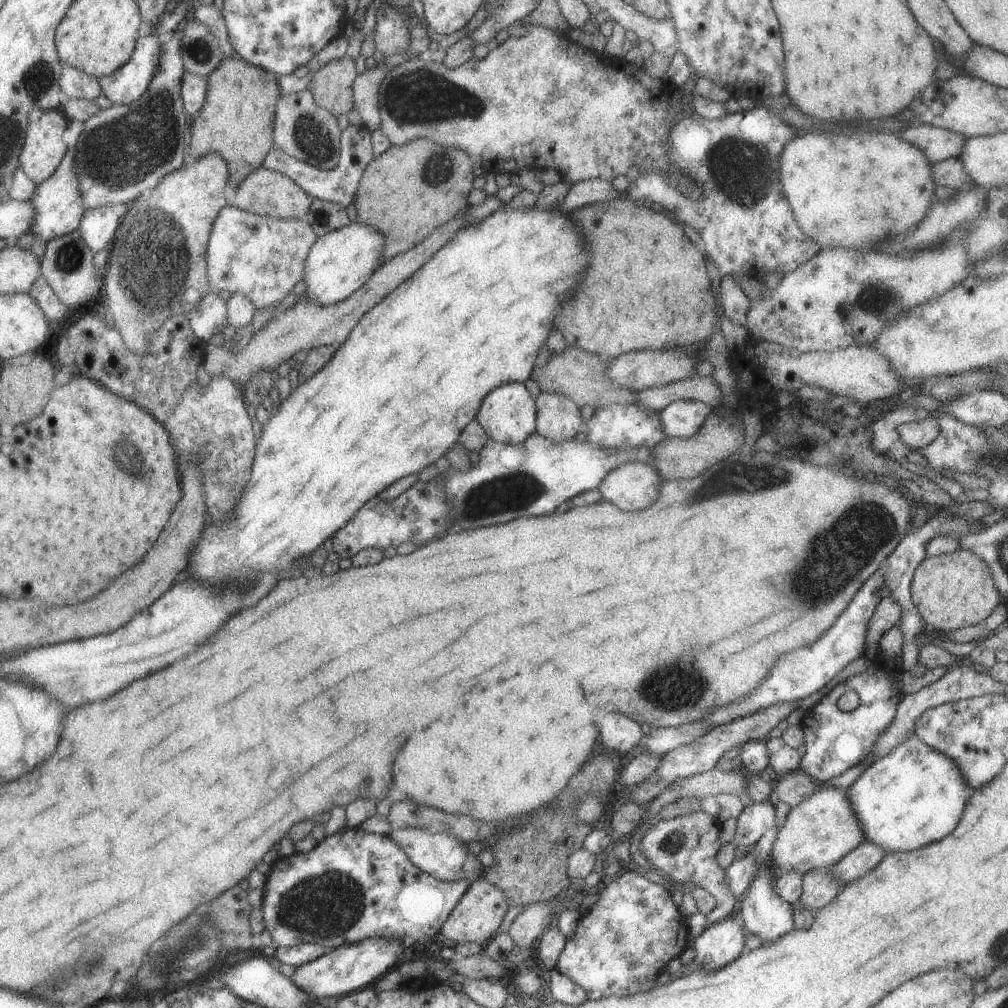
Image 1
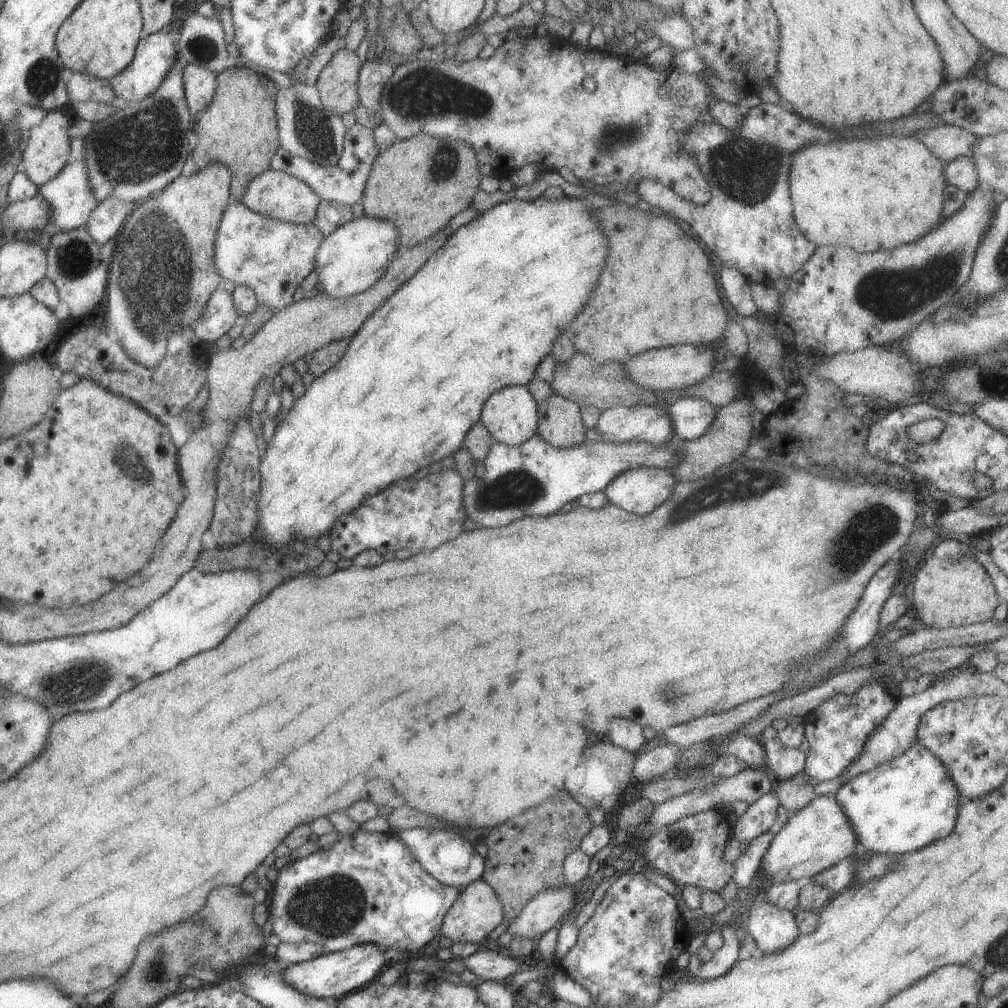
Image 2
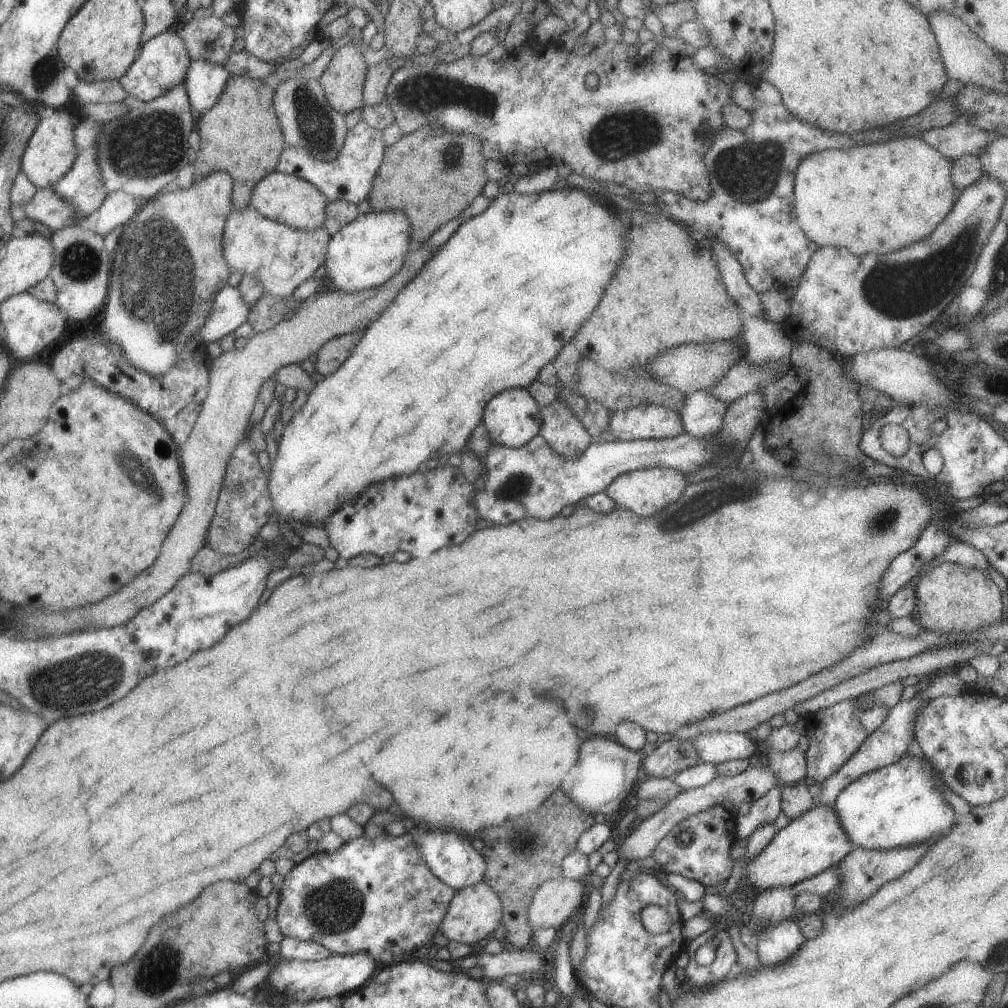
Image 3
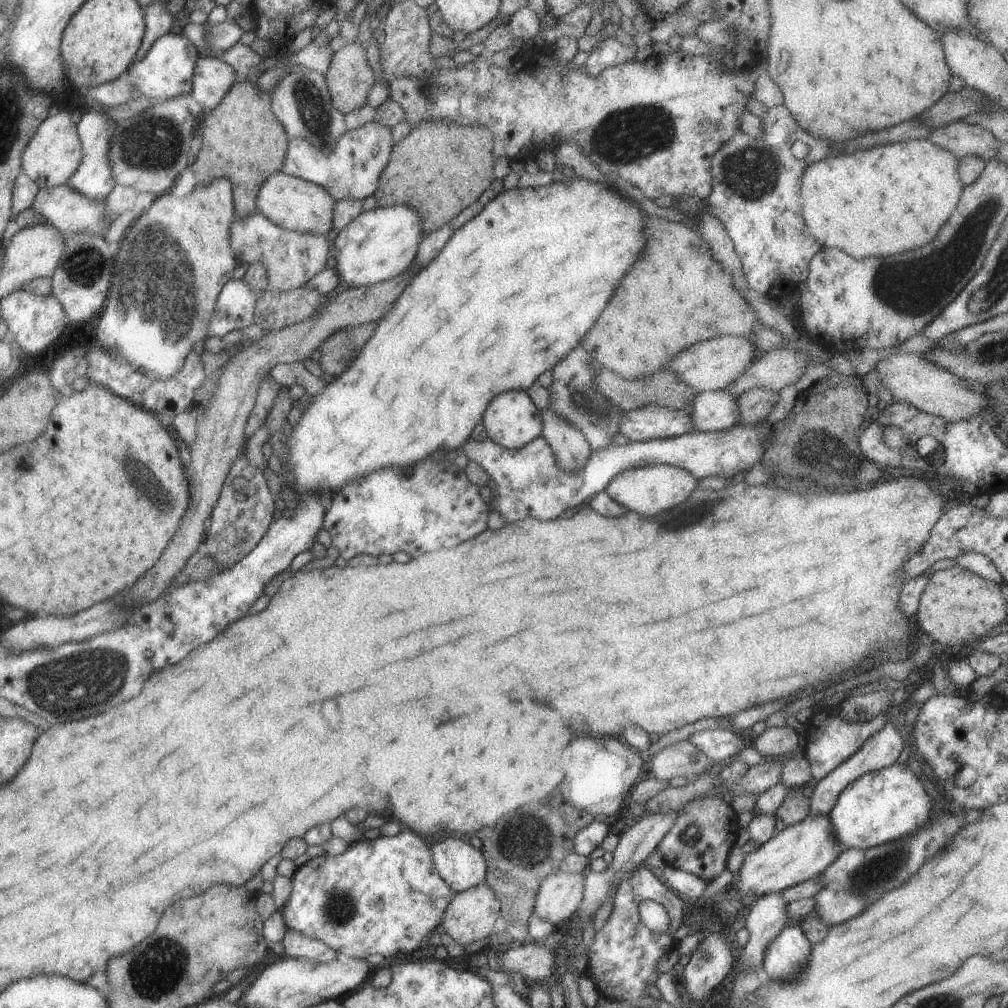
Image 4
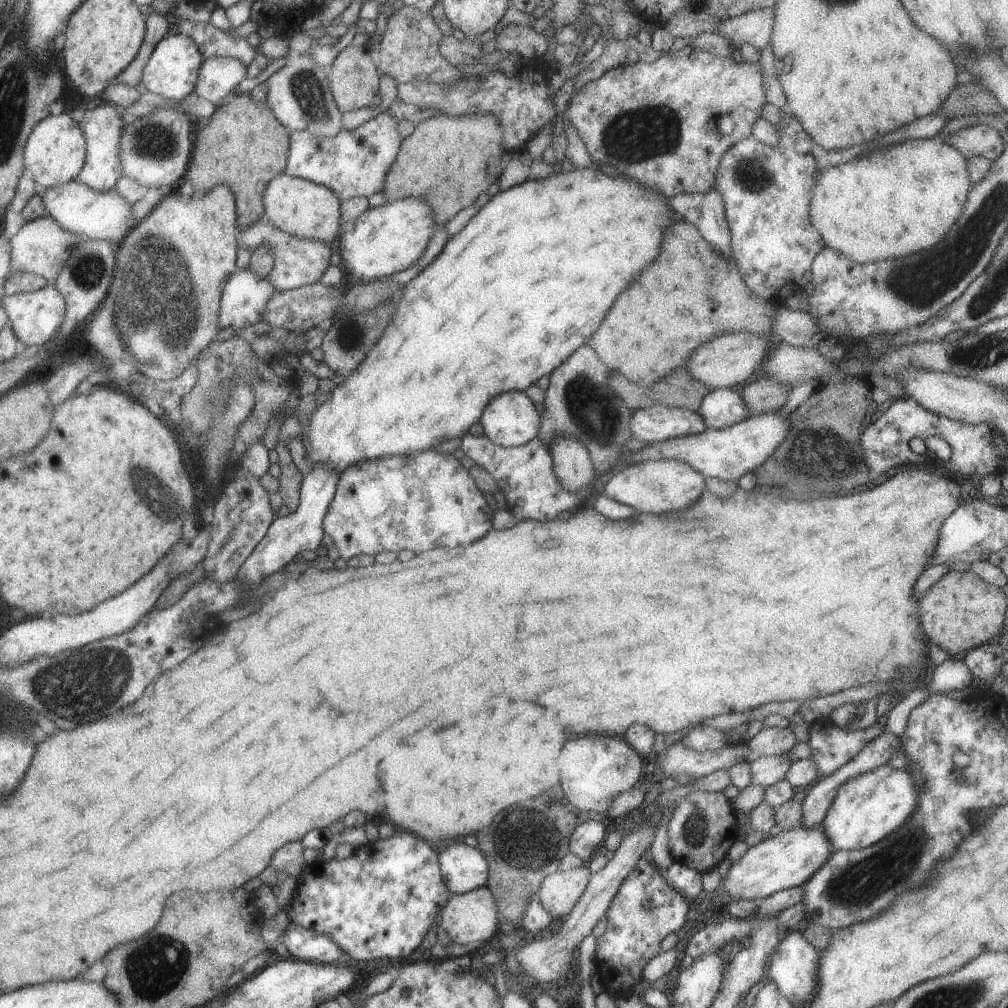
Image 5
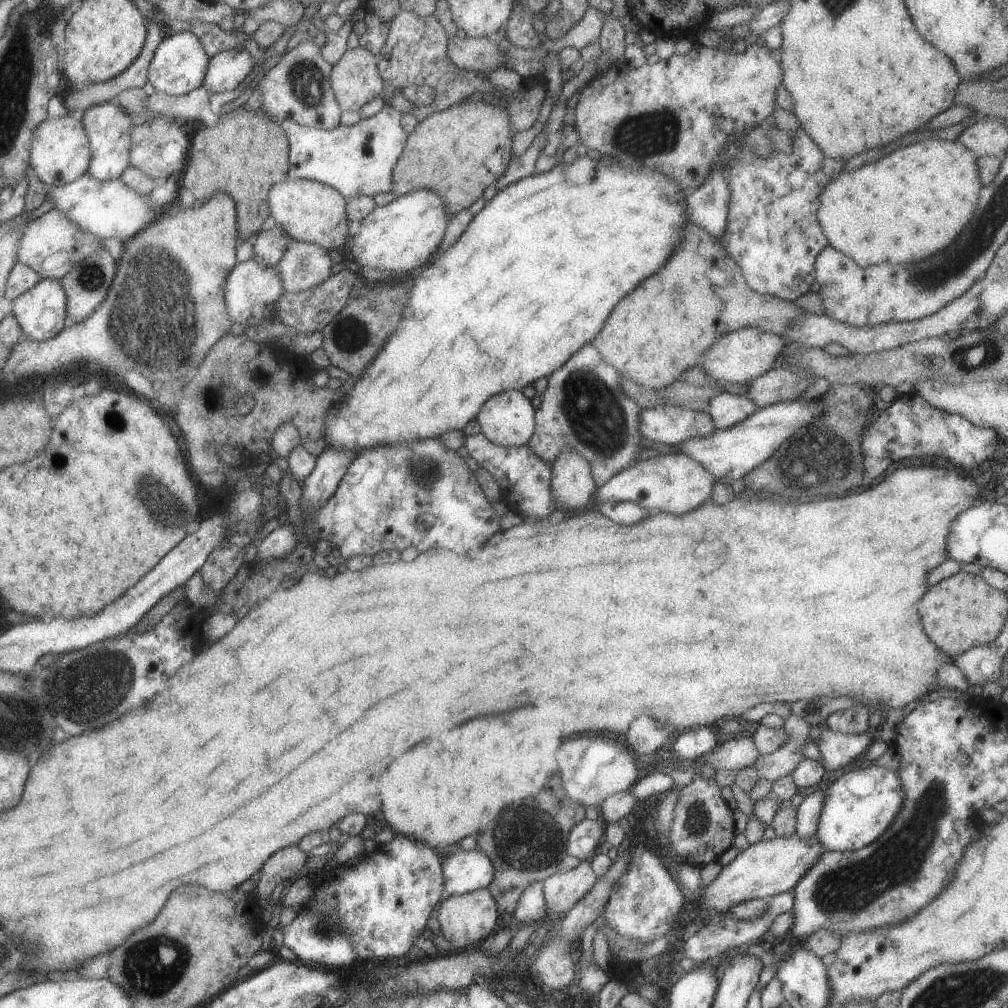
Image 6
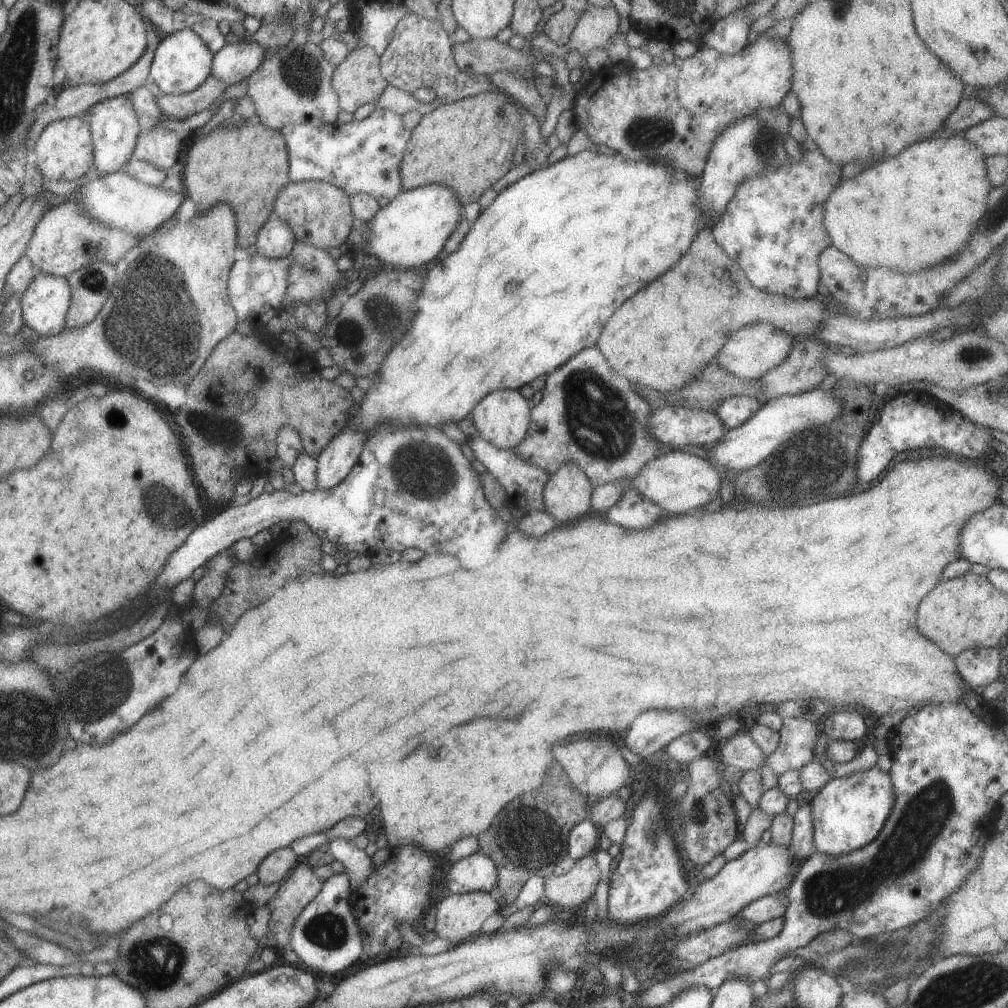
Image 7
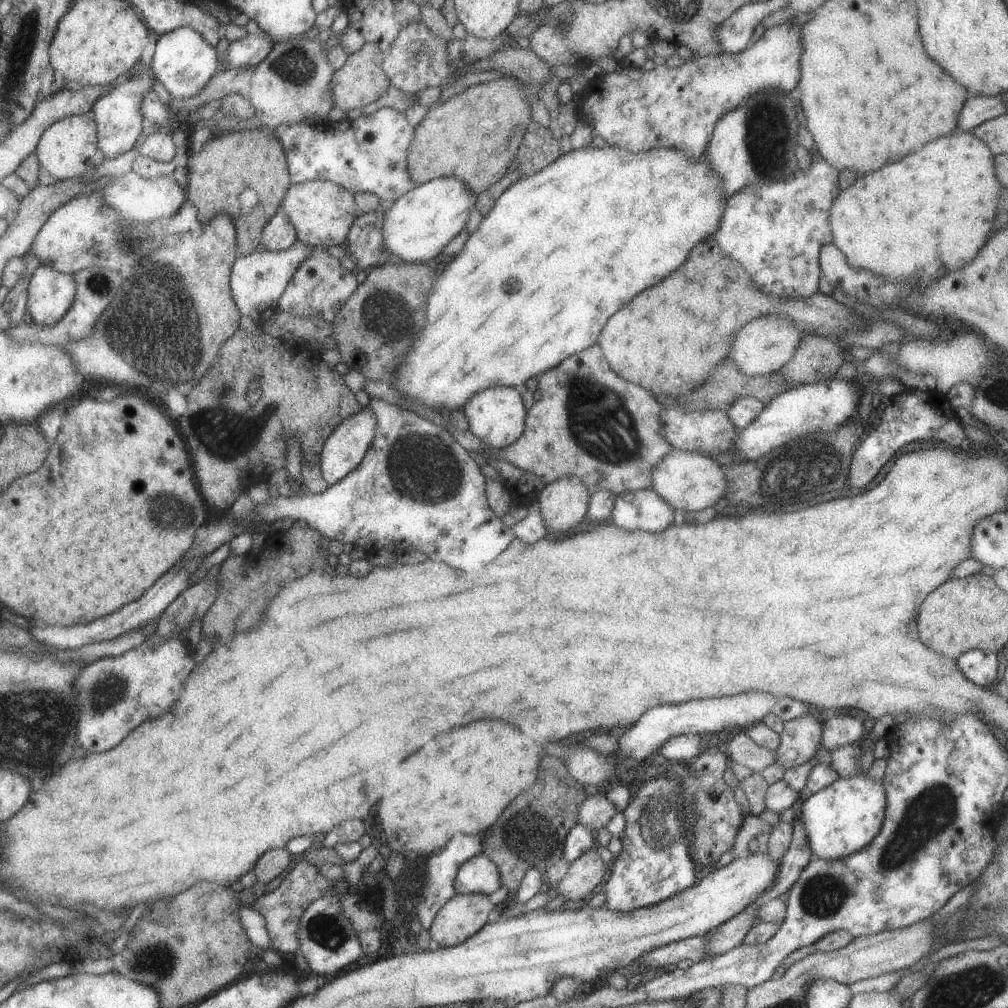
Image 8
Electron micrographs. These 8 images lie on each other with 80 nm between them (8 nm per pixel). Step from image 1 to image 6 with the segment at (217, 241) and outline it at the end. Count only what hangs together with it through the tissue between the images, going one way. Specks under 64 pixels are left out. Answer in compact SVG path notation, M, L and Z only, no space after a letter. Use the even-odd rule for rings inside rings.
M290 239L276 265L283 290L302 292L330 278L332 264L328 254L315 244Z

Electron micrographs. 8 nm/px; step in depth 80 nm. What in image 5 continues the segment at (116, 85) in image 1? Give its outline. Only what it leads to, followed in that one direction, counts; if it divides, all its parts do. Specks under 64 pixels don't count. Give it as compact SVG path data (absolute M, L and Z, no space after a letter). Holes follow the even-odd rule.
M182 33L174 36L166 35L155 44L151 56L147 58L147 62L142 69L141 83L147 92L163 96L163 100L182 101L191 92L194 92L197 70L199 70L201 60L204 60L203 56L199 54L195 42L189 36Z

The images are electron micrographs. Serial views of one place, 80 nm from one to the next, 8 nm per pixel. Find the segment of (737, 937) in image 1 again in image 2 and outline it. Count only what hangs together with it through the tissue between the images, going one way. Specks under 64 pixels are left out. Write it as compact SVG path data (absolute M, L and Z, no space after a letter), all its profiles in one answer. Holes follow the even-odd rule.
M735 923L731 926L715 926L712 932L717 932L723 938L723 944L721 948L711 952L711 958L706 962L700 962L696 952L705 946L704 941L710 933L708 930L695 935L687 944L685 952L689 955L689 964L686 968L691 976L695 976L695 980L710 980L722 976L743 957L741 945L735 934Z

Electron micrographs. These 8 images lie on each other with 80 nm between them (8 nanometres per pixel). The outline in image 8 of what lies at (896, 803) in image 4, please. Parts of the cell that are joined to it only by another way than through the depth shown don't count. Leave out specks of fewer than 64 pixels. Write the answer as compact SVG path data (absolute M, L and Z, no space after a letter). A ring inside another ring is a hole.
M867 773L839 778L812 793L801 806L801 824L812 855L822 860L843 859L861 851L877 836L885 813L885 788L881 780L871 780Z

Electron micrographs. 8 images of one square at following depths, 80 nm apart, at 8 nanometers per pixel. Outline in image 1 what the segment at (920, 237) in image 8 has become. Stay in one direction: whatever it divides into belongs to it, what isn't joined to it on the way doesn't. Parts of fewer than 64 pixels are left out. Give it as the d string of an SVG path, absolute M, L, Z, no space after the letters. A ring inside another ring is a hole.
M820 126L818 130L812 132L805 132L787 140L781 148L781 158L779 158L779 190L781 194L785 196L785 200L789 202L793 214L795 214L795 220L801 228L801 232L811 238L815 244L819 244L821 248L824 247L852 247L861 251L878 251L879 246L883 246L885 242L897 238L897 236L903 236L907 234L913 226L917 226L917 222L925 216L927 212L927 206L931 204L931 194L935 190L935 184L933 184L933 176L931 176L931 163L927 161L927 158L923 156L923 152L919 151L919 148L911 146L909 142L901 140L897 135L883 132L859 132L852 126L846 130L839 128L831 128L827 130L827 126Z

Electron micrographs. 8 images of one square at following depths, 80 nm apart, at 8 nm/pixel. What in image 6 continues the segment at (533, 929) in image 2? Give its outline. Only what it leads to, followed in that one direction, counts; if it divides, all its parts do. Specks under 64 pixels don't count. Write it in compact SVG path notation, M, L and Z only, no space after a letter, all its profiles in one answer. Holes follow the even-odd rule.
M590 861L579 862L572 870L556 872L545 878L541 890L546 913L567 913L595 884L596 875Z

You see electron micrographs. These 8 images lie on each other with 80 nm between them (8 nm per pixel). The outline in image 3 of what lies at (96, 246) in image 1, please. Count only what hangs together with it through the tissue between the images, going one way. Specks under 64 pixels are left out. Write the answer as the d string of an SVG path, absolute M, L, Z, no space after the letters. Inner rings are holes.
M115 190L106 196L92 215L89 227L95 234L104 237L111 230L124 227L127 220L138 210L134 198L121 190Z

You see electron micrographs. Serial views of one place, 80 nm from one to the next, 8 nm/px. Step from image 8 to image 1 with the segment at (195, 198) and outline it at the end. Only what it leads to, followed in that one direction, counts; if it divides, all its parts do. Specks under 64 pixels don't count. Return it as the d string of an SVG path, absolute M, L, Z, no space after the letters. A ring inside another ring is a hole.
M238 56L221 58L219 66L211 70L204 79L205 104L190 124L189 157L197 160L197 158L203 158L207 152L219 154L228 171L227 184L235 189L249 172L261 167L263 156L273 147L271 126L273 126L275 104L281 96L280 89L274 73L249 64Z

